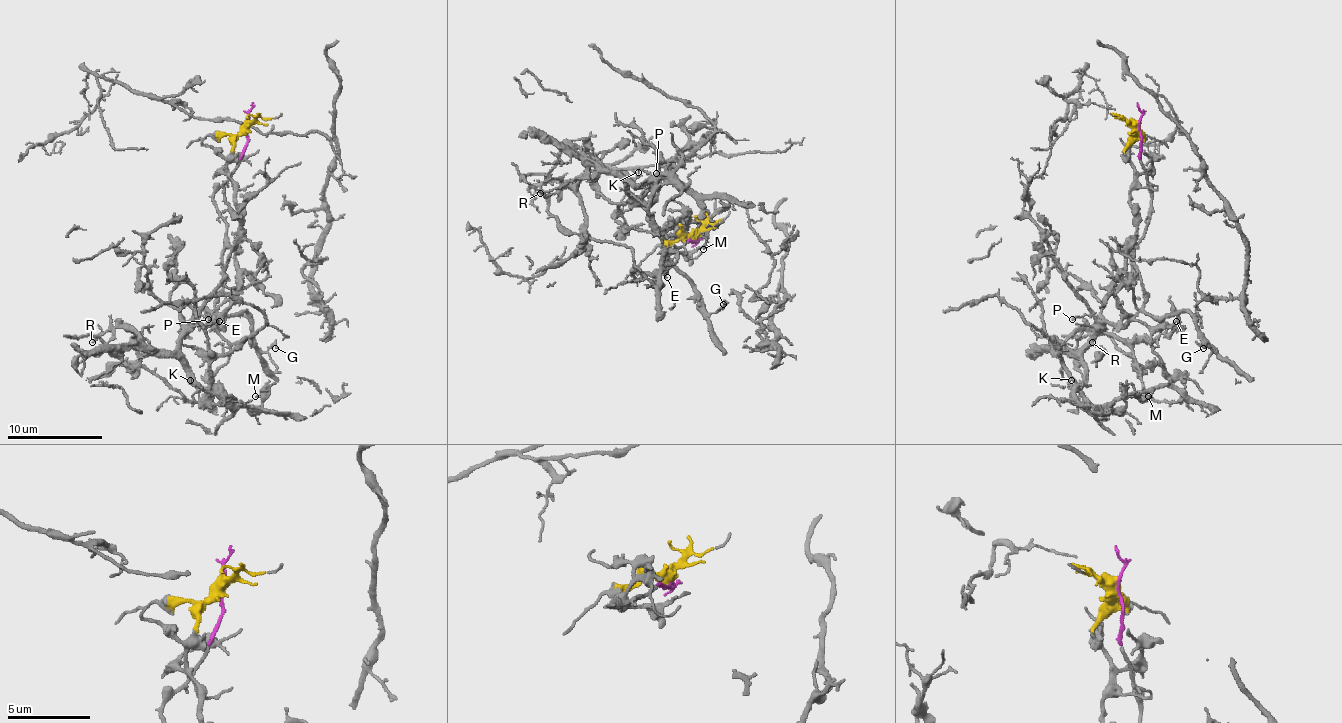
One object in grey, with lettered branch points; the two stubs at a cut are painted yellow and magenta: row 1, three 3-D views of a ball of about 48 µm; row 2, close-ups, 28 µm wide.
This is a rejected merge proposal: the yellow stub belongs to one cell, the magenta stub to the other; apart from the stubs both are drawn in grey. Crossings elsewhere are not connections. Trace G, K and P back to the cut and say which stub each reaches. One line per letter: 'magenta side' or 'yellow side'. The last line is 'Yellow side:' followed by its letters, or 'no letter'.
G: magenta side
K: yellow side
P: yellow side
Yellow side: K, P

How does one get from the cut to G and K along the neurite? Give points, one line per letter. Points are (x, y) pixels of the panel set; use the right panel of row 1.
G: (1140, 126), (1152, 194), (1133, 256), (1142, 308), (1161, 318), (1187, 313), (1211, 351), (1204, 348)
K: (1140, 126), (1123, 152), (1135, 235), (1114, 296), (1126, 320), (1107, 322), (1083, 353), (1083, 382), (1071, 379)

